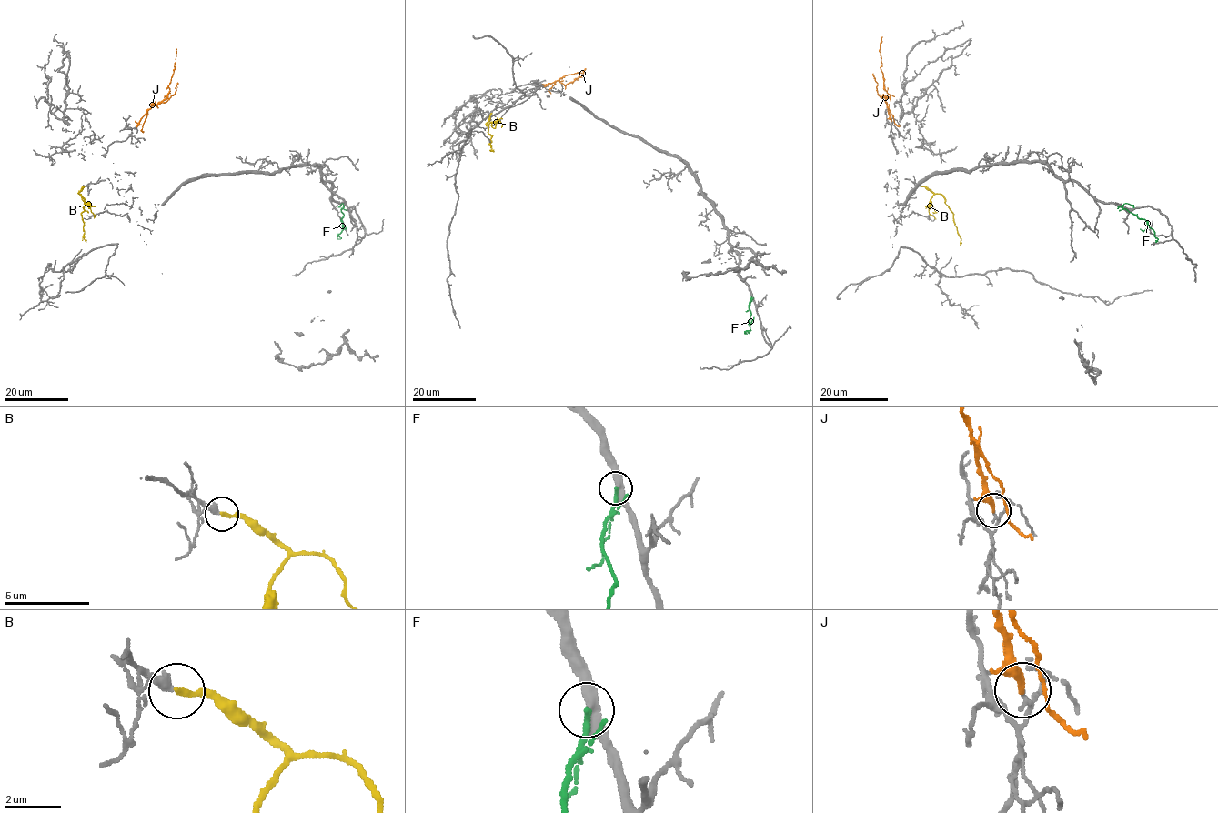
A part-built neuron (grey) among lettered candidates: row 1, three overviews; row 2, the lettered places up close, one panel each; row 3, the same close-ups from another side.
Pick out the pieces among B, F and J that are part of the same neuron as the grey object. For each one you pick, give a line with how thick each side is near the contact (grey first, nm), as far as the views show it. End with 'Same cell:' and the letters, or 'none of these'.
F: 420/200 nm
Same cell: F

